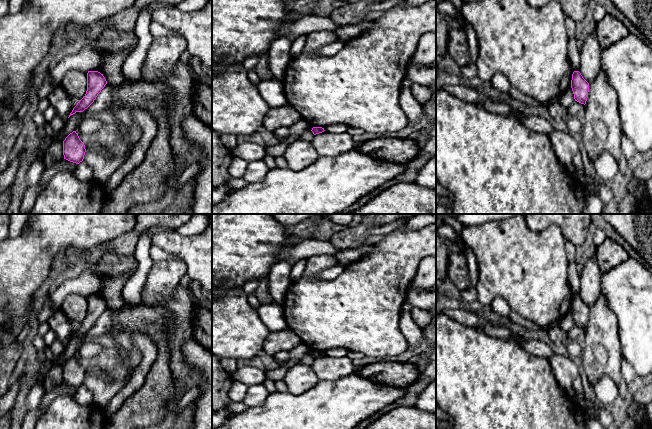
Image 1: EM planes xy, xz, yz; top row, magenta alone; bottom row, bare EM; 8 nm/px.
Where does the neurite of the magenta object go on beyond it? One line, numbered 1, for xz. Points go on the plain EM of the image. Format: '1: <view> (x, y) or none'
1: none

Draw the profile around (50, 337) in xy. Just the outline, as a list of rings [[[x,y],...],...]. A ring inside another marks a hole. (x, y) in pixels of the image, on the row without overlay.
[[[50,329],[45,336],[43,336],[43,340],[47,346],[47,348],[50,348],[50,346],[53,344],[53,342],[57,339],[56,333]]]

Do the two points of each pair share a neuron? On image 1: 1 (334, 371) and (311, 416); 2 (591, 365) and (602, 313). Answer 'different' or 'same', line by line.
1: different
2: same

